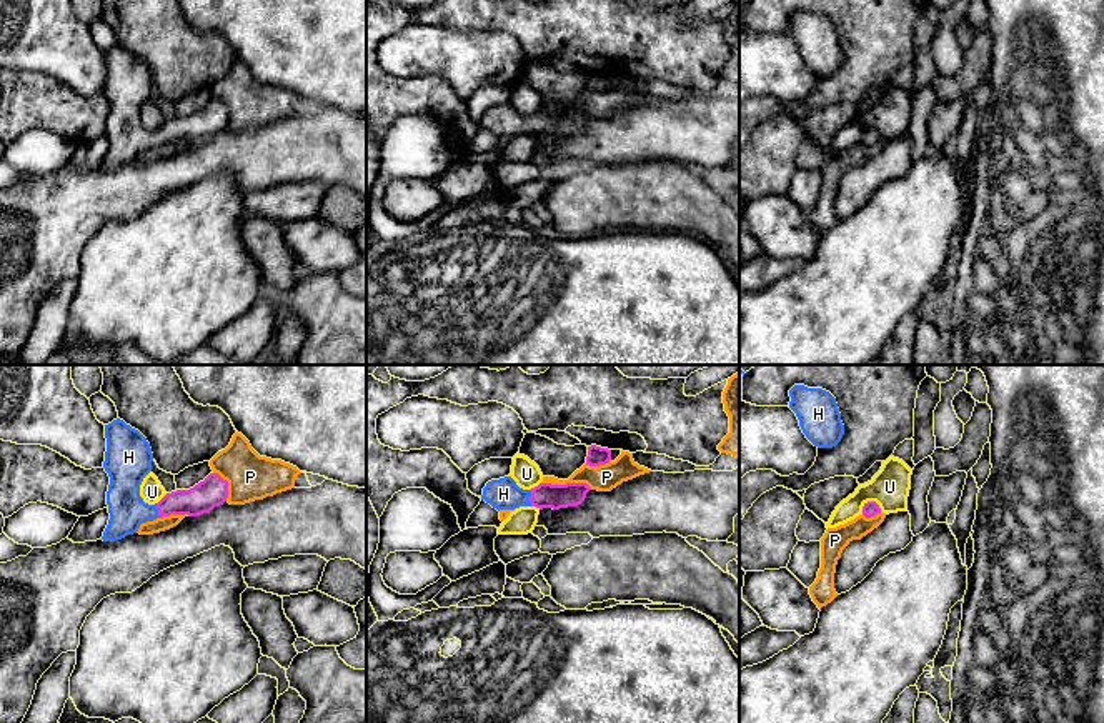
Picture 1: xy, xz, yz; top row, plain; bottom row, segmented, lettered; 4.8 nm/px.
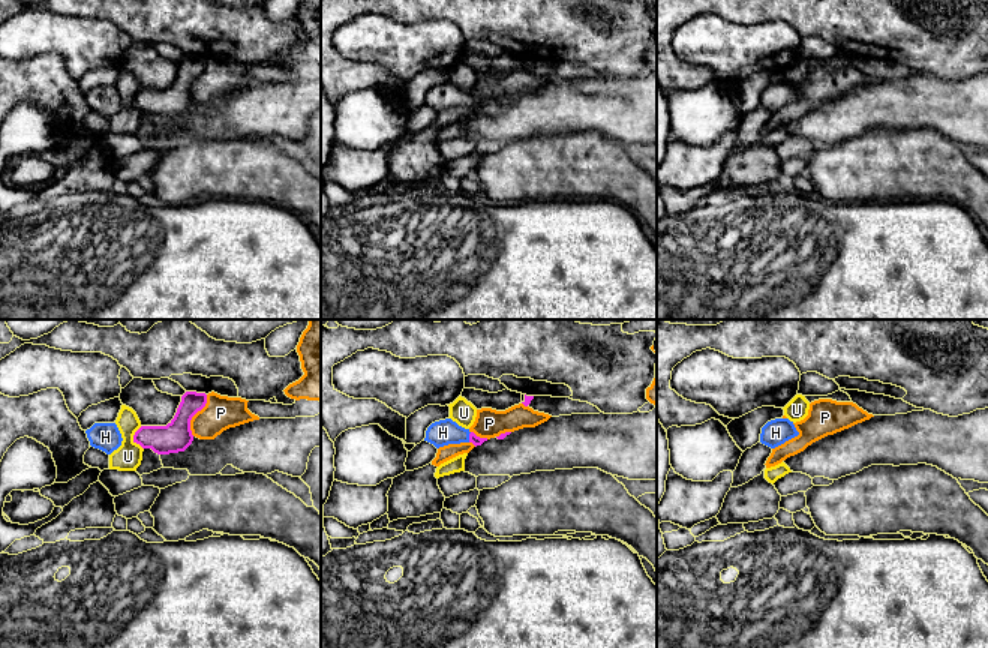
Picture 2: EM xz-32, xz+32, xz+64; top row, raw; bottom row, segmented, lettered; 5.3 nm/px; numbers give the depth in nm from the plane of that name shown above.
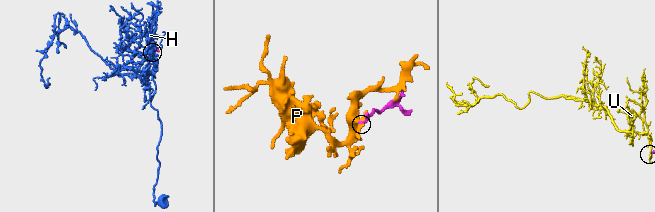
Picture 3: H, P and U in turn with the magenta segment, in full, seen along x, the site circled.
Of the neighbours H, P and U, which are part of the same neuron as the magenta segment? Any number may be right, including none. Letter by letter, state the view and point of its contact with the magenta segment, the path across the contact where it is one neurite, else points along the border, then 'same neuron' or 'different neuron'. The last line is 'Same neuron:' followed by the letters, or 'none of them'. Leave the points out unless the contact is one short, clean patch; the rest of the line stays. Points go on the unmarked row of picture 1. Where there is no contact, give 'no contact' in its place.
H: contact xz (530, 125); way xz (545, 122), (530, 125), (503, 120); same neuron
P: contact xz (566, 110); different neuron
U: contact yz (873, 129); border yz (861, 134), (875, 129), (881, 137); different neuron
Same neuron: H

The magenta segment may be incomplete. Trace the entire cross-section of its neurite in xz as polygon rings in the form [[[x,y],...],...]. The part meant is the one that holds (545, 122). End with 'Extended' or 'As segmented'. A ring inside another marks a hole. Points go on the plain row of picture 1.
[[[505,103],[500,107],[488,108],[483,115],[481,127],[490,130],[498,138],[515,137],[520,133],[559,137],[581,132],[589,117],[591,115],[586,110],[540,110],[531,117],[523,117],[511,103]]]. Extended

